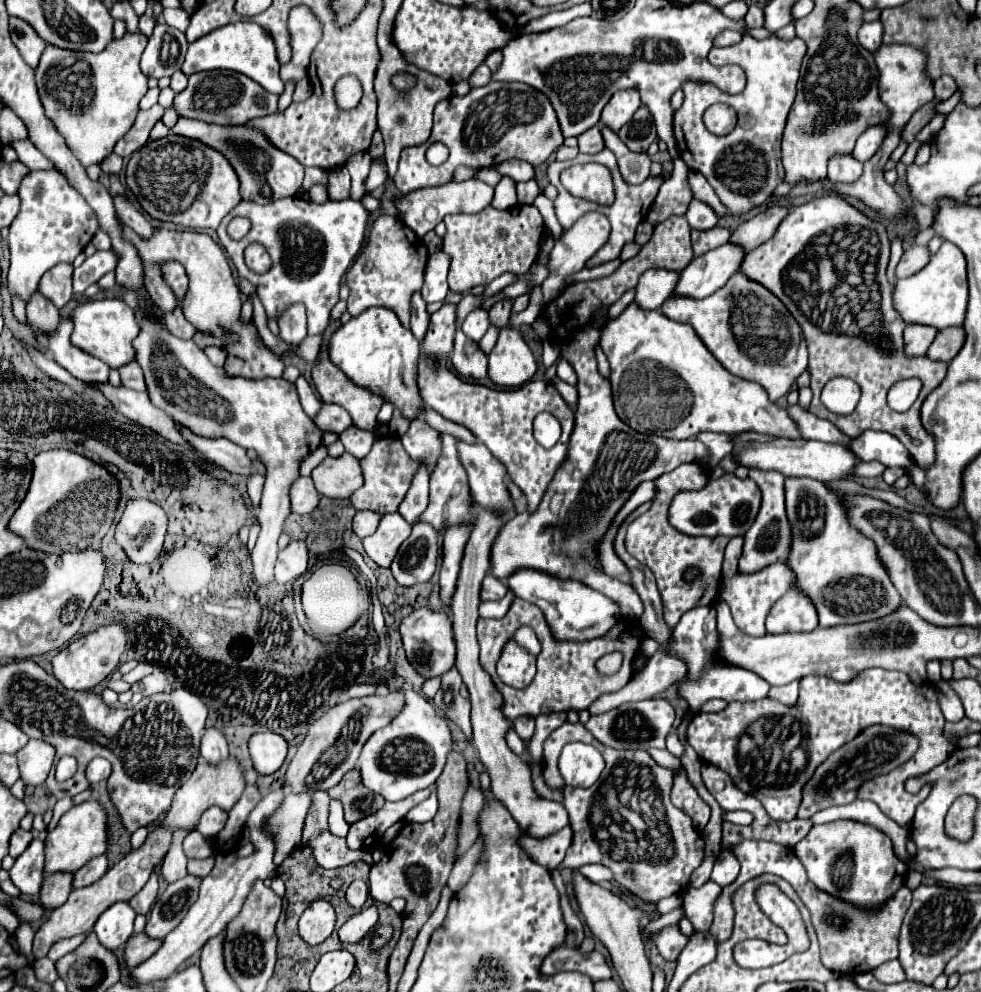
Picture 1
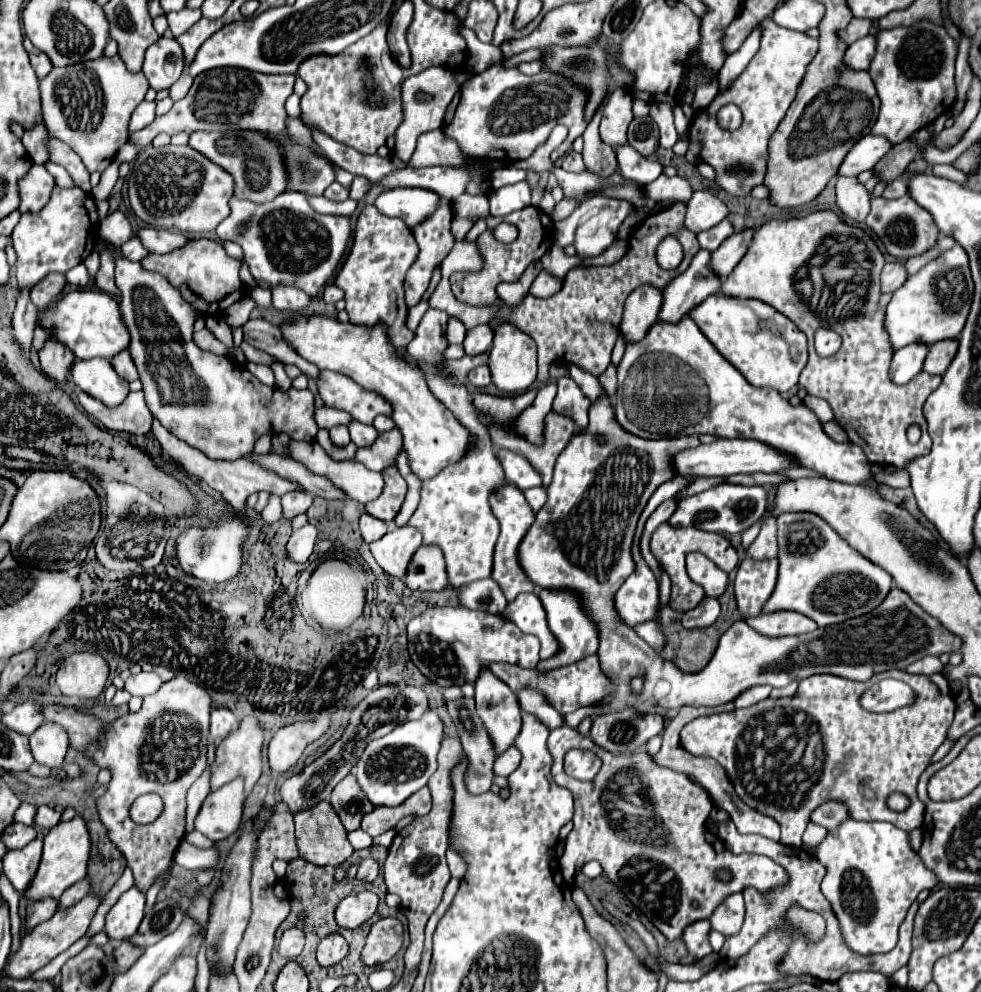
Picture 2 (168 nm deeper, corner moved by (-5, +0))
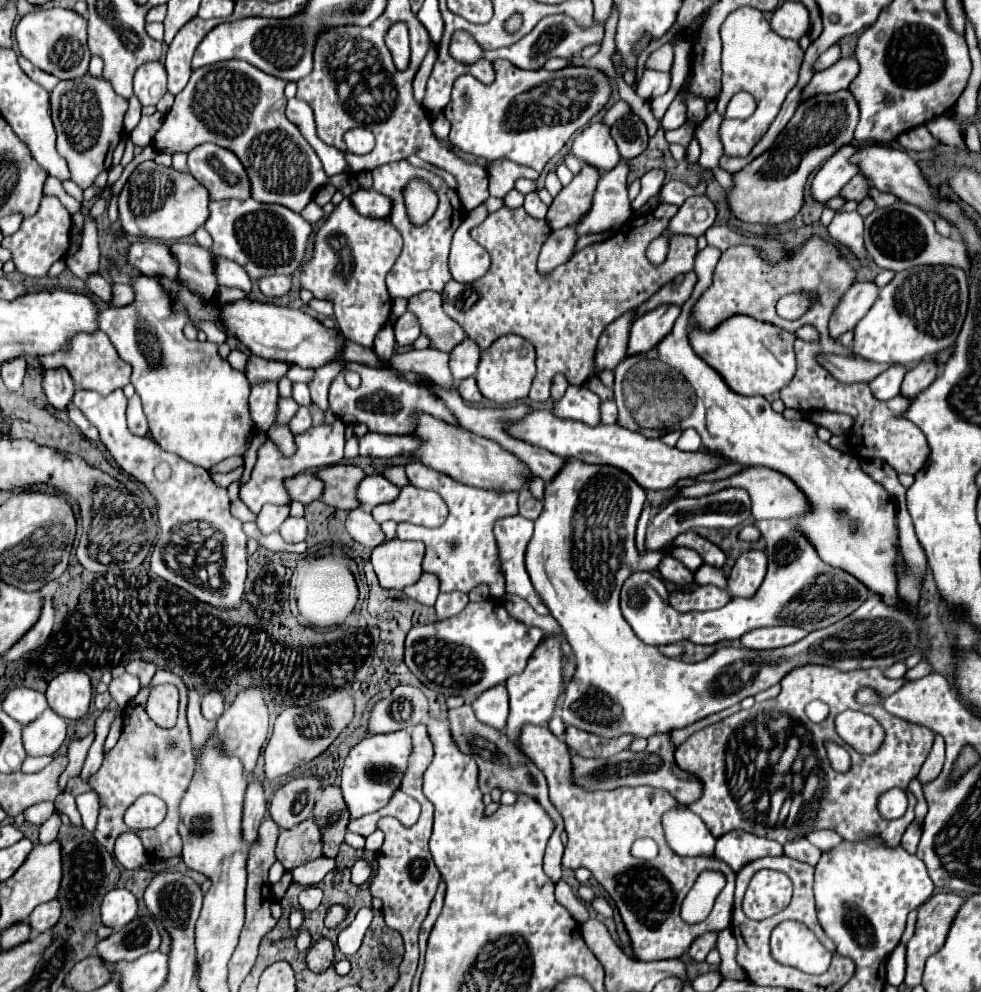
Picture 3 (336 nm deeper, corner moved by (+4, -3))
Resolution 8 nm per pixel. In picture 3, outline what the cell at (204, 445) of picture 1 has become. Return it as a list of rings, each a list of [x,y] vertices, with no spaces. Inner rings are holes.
[[[337,463],[321,469],[321,479],[325,481],[325,493],[321,501],[345,511],[357,509],[361,505],[357,499],[357,485],[363,477],[365,471],[357,465]]]

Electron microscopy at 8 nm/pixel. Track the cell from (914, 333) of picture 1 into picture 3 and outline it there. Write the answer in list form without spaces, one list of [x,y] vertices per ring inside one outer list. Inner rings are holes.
[[[893,365],[889,371],[885,371],[881,377],[877,377],[873,383],[869,383],[869,389],[875,395],[875,399],[889,401],[899,395],[901,381],[905,377],[905,373],[901,373],[901,369],[903,369],[903,365]]]

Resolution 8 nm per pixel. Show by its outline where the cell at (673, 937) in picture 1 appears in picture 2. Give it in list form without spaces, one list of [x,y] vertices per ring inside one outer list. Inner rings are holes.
[[[698,920],[692,922],[690,926],[684,928],[682,932],[682,940],[686,944],[688,954],[692,954],[696,960],[708,956],[712,952],[710,944],[708,944],[708,932],[710,932],[710,924],[708,920]]]

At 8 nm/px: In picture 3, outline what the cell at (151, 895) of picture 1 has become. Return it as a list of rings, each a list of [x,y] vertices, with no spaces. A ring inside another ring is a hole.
[[[157,669],[153,683],[155,685],[173,683],[179,689],[181,699],[179,699],[177,725],[173,729],[157,727],[145,713],[145,699],[147,697],[143,693],[139,693],[139,697],[133,699],[133,705],[129,705],[125,709],[125,727],[121,731],[121,737],[119,737],[115,749],[111,749],[111,753],[105,757],[101,769],[97,771],[97,775],[91,777],[89,785],[93,789],[97,789],[101,803],[103,803],[98,815],[97,829],[93,835],[105,849],[109,849],[109,853],[113,853],[113,841],[117,839],[117,835],[127,831],[127,825],[123,821],[127,807],[133,805],[133,801],[145,793],[153,793],[153,795],[161,797],[169,807],[165,821],[161,825],[157,825],[155,829],[137,831],[137,835],[141,837],[149,855],[153,855],[157,859],[167,859],[167,857],[181,853],[181,837],[177,833],[177,825],[179,825],[177,805],[185,793],[185,785],[189,785],[189,777],[193,775],[195,757],[191,751],[189,725],[187,725],[187,717],[185,717],[185,709],[187,709],[185,683],[181,681],[181,677],[177,677],[165,669]]]

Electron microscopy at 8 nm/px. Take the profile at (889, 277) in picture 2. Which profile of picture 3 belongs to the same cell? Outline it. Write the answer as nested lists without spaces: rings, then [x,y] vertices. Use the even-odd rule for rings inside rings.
[[[871,281],[851,285],[851,289],[841,297],[829,319],[829,337],[839,339],[843,333],[851,331],[857,321],[871,309],[877,293],[879,289]]]

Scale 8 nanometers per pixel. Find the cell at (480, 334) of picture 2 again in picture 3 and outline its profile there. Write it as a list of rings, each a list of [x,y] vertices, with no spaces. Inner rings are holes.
[[[465,339],[463,345],[457,345],[457,349],[453,349],[449,357],[449,369],[453,379],[463,381],[467,377],[473,377],[479,365],[479,357],[481,357],[481,351],[477,349],[475,341]]]

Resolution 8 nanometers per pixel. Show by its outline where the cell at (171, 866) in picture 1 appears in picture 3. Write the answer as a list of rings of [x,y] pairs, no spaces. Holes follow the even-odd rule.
[[[189,691],[189,703],[187,703],[187,723],[191,729],[191,743],[195,747],[195,753],[199,753],[199,749],[209,741],[213,729],[215,729],[215,721],[207,721],[201,715],[199,709],[201,703],[201,695],[197,691]]]

